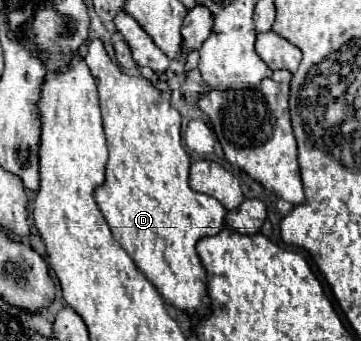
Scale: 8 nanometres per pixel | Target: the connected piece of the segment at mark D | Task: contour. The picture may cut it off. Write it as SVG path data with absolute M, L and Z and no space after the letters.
M102 39L88 43L84 63L88 65L100 93L100 109L110 153L106 163L106 179L100 187L96 187L94 199L102 215L106 217L114 239L126 249L126 253L134 259L138 269L158 289L158 293L182 313L206 315L210 303L206 289L206 271L194 251L194 245L198 239L216 235L224 227L226 209L214 197L198 193L188 185L190 157L182 145L180 113L146 77L126 75L122 67L118 67L118 63L108 57Z

